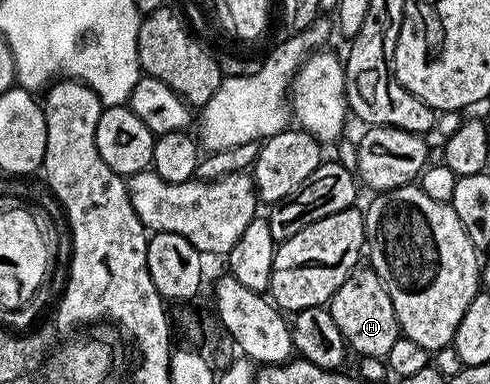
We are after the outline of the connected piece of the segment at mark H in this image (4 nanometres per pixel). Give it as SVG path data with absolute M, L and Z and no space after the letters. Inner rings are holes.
M360 266L349 277L345 277L341 289L333 293L329 310L337 329L343 334L346 346L359 355L382 360L389 353L393 341L401 337L397 313L393 313L393 301L389 301L389 293L381 277L377 277L370 266Z

